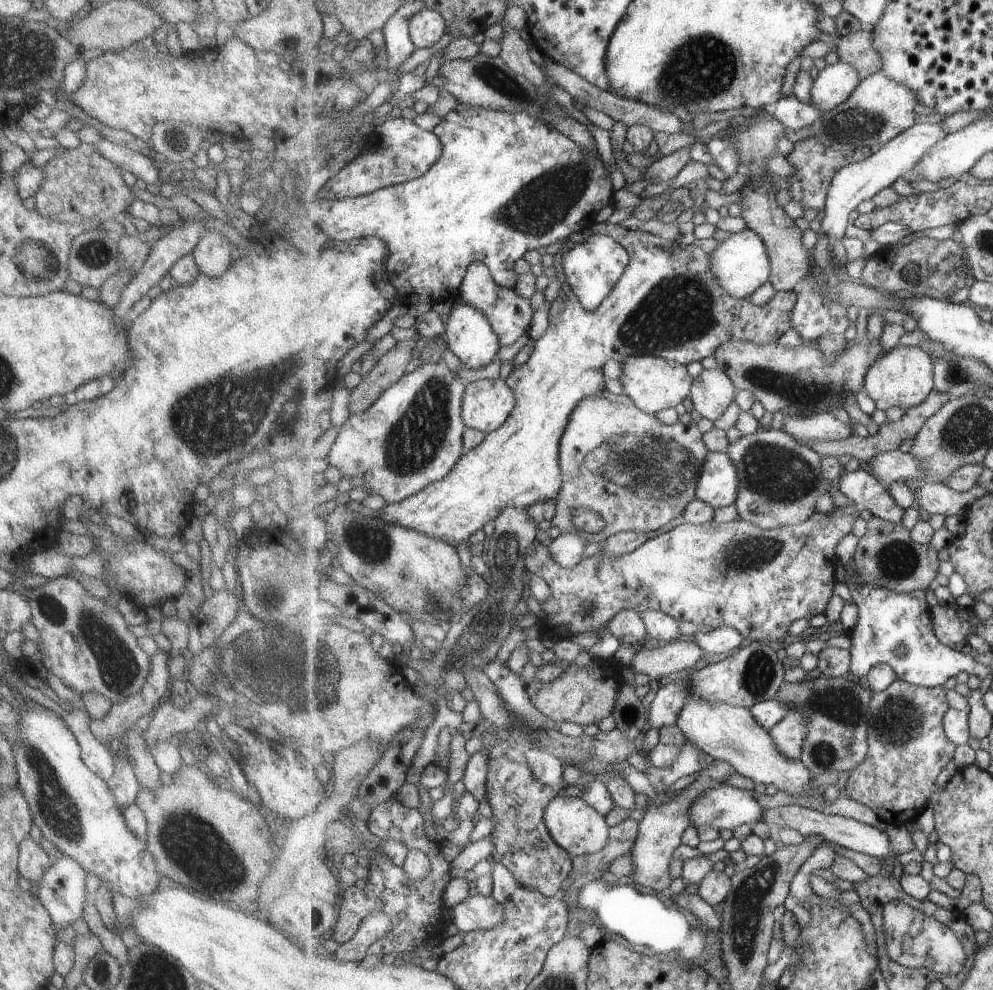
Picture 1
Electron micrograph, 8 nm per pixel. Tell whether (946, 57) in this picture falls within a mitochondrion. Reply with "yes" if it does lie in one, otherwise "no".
no

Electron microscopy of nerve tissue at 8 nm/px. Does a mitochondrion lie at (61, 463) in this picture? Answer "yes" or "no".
no

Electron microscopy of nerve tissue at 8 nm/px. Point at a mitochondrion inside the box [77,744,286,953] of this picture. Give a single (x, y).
(204, 855)

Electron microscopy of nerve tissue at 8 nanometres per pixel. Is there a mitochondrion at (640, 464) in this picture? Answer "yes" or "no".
yes

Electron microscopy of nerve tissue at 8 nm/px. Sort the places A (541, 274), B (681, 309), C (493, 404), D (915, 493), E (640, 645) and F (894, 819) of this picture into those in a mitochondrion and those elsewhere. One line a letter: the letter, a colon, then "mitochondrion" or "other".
A: other
B: mitochondrion
C: other
D: other
E: other
F: other

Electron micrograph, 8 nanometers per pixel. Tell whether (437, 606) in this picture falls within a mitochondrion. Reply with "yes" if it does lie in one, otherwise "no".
no

